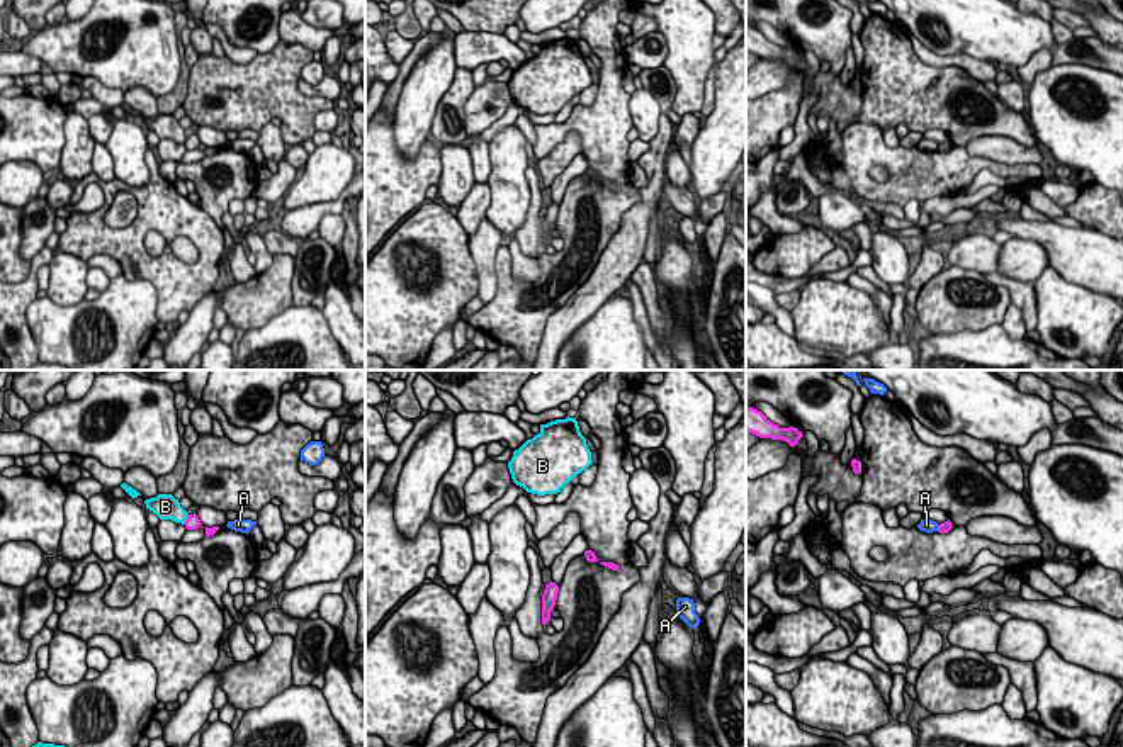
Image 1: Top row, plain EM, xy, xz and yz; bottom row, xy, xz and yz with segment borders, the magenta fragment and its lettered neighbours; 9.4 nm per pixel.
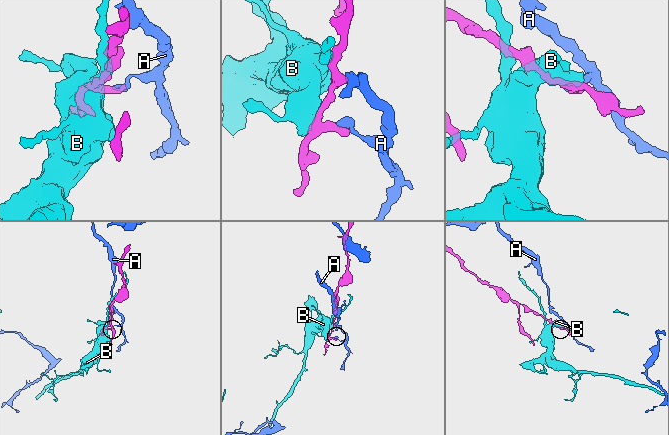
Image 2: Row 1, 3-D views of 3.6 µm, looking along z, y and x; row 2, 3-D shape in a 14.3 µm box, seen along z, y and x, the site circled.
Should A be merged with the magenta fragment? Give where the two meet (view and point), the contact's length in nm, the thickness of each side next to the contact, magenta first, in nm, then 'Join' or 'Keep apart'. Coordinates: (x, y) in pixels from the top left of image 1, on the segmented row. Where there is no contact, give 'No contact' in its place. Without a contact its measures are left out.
Touches magenta at yz (938, 528). Shared border 70 nm. Thickness 100 nm (magenta) against 130 nm. Keep apart

